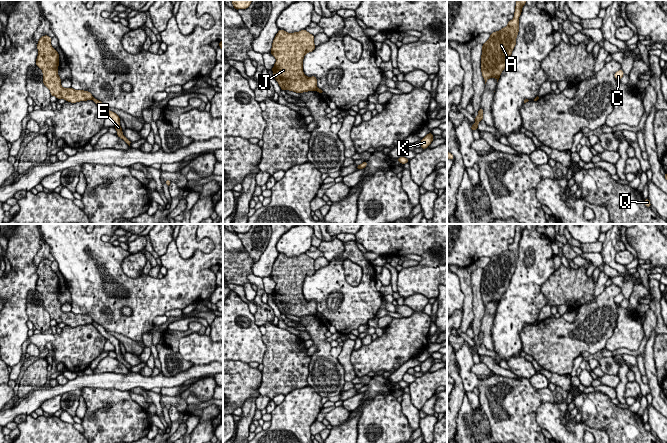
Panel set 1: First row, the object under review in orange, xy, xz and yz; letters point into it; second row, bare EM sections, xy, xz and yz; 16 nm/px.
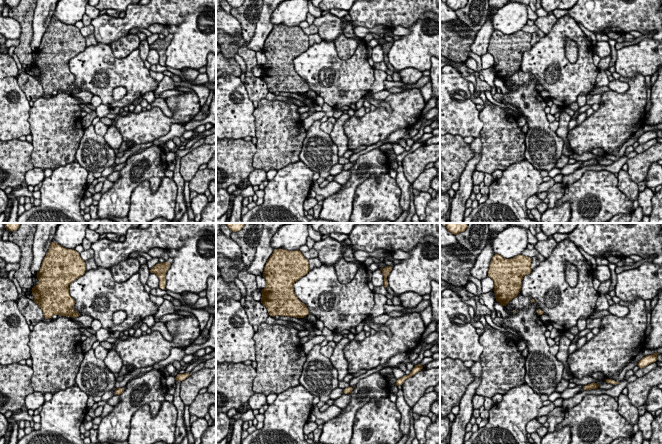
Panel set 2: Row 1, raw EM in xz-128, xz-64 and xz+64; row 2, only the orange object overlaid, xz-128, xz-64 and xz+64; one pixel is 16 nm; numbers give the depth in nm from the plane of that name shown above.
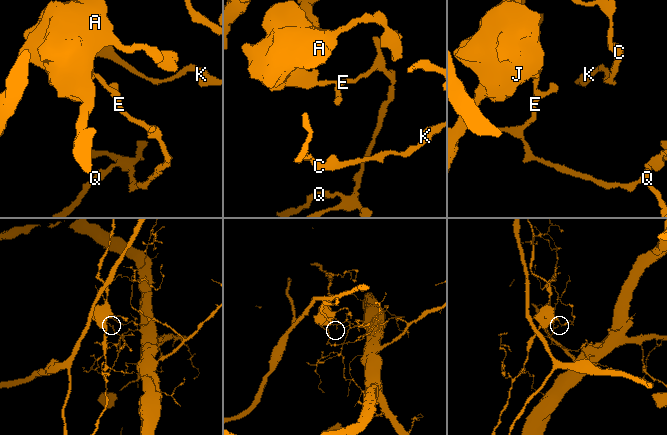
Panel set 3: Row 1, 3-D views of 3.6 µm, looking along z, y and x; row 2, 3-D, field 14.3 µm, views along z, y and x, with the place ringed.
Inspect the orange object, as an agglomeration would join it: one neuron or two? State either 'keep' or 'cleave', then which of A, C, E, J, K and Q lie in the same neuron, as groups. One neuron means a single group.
cleave; A J / C E K Q

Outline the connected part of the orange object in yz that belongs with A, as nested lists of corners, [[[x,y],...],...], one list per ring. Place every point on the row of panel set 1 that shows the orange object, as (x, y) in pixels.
[[[516,0],[515,12],[513,14],[514,18],[509,20],[506,27],[491,33],[490,38],[482,45],[481,72],[485,84],[489,78],[496,78],[498,82],[502,71],[508,64],[512,51],[516,45],[516,38],[519,32],[519,17],[525,4],[526,0]]]

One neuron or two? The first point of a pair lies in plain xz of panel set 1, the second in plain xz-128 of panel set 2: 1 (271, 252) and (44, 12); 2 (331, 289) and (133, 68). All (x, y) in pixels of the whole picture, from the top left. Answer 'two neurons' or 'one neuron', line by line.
1: one neuron
2: one neuron

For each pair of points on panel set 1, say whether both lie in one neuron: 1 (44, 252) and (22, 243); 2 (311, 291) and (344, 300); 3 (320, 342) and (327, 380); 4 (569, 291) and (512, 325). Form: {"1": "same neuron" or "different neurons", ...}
{"1": "different neurons", "2": "same neuron", "3": "same neuron", "4": "different neurons"}

